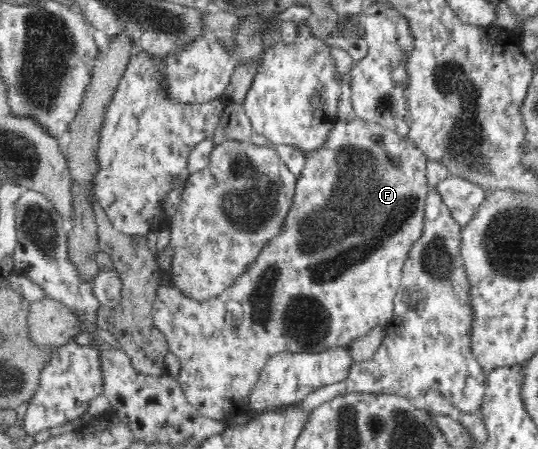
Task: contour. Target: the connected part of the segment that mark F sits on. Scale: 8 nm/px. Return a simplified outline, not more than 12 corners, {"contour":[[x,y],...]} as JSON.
{"contour":[[336,121],[282,234],[216,298],[160,285],[202,417],[267,360],[390,322],[427,157]]}

